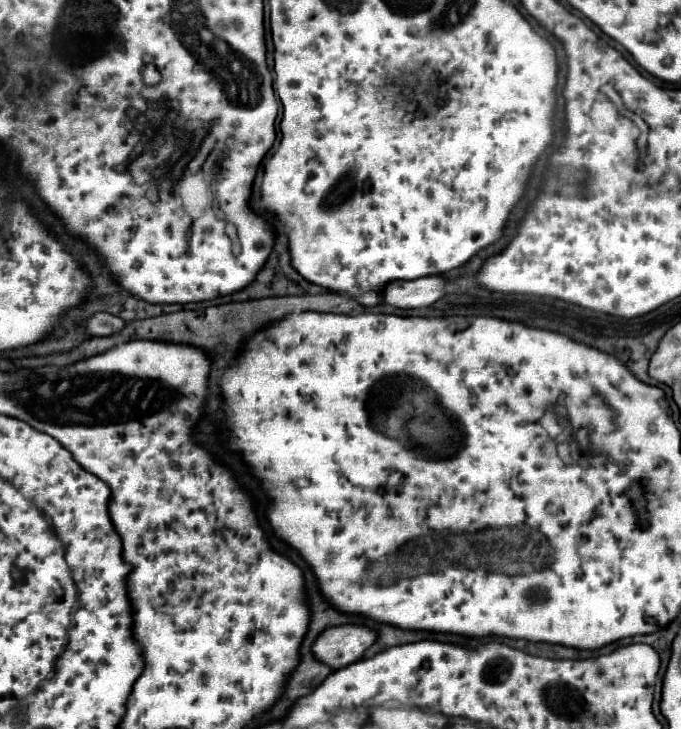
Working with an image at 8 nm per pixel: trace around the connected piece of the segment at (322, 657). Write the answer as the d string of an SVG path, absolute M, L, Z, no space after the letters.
M341 625L323 631L313 643L311 651L319 663L337 671L361 659L365 649L371 647L375 639L375 631L363 625Z

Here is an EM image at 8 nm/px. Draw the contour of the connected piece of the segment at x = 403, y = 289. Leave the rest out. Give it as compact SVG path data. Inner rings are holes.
M421 277L415 281L393 281L385 287L383 301L401 309L429 307L445 295L445 277Z

